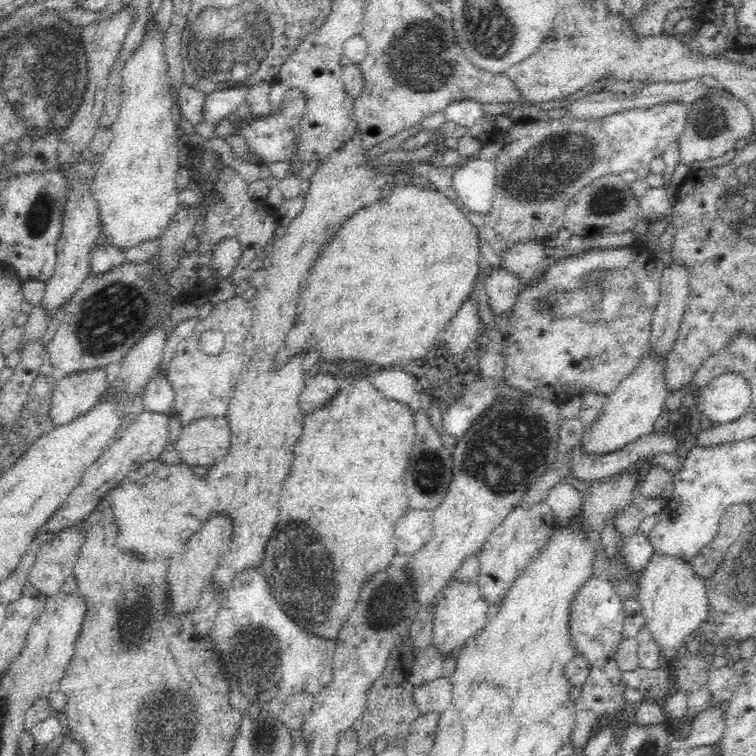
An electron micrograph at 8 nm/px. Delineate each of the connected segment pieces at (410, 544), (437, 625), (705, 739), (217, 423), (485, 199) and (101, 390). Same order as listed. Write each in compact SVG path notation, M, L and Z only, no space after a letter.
M426 509L410 510L396 522L397 552L412 556L428 542L433 531L432 518Z
M450 581L441 590L433 616L431 644L440 651L442 657L447 658L452 650L460 651L461 646L471 643L475 634L483 630L489 606L476 583Z
M709 707L692 718L691 729L685 739L671 737L670 750L718 744L725 729L725 714L722 709Z
M202 417L186 424L179 437L174 446L181 462L211 467L228 454L231 429L227 417Z
M466 159L459 164L453 174L453 194L460 197L460 204L471 214L484 214L490 210L494 196L495 166L486 159Z
M106 367L67 374L57 382L52 393L48 416L56 427L68 424L90 410L109 390Z

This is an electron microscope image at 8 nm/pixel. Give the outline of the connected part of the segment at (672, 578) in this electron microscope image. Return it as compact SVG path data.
M655 551L648 566L641 572L642 576L638 580L640 592L636 600L643 610L642 615L647 629L657 642L659 652L664 654L669 664L676 658L686 637L698 630L708 616L709 604L705 583L694 573L690 562L684 562L667 554L658 554Z

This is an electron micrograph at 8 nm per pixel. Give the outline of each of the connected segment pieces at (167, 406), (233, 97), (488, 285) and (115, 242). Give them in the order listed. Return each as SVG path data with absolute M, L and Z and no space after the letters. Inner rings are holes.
M158 373L146 384L141 399L143 410L156 413L169 413L174 402L175 392L166 374Z
M248 85L241 87L226 87L210 92L202 106L202 121L214 124L225 119L231 112L245 102L248 95Z
M492 268L492 273L484 282L488 307L496 317L512 310L518 294L524 290L520 278L502 268Z
M152 20L142 42L122 67L122 100L110 127L113 138L90 182L100 211L100 234L104 234L106 245L128 250L145 240L160 238L179 209L175 182L182 134L172 122L173 100L167 70L160 24Z

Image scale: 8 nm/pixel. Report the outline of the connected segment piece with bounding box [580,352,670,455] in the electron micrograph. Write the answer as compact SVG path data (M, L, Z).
M647 352L632 373L620 381L617 390L607 395L602 412L594 420L593 426L583 435L580 442L582 451L598 455L606 454L652 434L656 418L665 408L666 398L670 393L664 381L664 373L665 362L657 358L655 352Z

